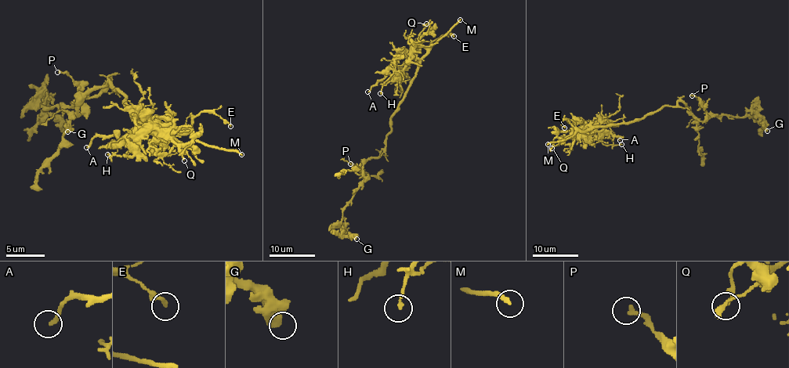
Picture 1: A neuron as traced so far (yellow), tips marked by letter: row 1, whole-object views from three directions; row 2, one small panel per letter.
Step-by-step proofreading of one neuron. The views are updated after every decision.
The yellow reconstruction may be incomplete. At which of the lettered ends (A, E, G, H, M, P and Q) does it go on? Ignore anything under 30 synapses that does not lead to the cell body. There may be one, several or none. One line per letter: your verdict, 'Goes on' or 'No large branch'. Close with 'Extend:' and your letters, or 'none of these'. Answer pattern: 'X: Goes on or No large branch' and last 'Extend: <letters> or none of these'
A: No large branch
E: No large branch
G: No large branch
H: No large branch
M: Goes on
P: No large branch
Q: No large branch
Extend: M

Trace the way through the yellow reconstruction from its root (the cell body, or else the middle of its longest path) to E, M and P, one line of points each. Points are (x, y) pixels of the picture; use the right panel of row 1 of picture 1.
E: (662, 106), (627, 123), (608, 124), (579, 131), (566, 119), (563, 119), (564, 128)
M: (662, 106), (638, 119), (577, 131), (568, 138), (551, 141), (548, 144)
P: (662, 106), (675, 106), (681, 101), (695, 117), (703, 120), (707, 117), (707, 111), (703, 104), (692, 95)

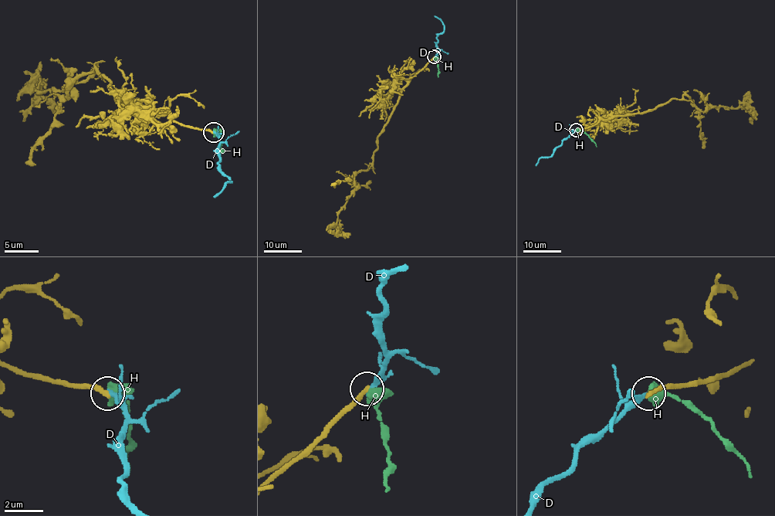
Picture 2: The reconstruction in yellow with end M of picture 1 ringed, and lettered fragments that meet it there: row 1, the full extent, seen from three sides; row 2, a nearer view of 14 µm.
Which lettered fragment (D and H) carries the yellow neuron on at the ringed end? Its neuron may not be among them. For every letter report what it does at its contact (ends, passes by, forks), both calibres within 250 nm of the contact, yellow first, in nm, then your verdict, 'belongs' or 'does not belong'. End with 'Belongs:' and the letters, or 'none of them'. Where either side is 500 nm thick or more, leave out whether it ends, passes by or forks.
D: it passes by | 240/220 nm | belongs
H: it passes by | 240/440 nm | does not belong
Belongs: D

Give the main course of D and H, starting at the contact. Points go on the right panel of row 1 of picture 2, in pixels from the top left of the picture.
D: (576, 130), (550, 156), (541, 157), (536, 165)
H: (577, 130), (583, 131), (597, 147)

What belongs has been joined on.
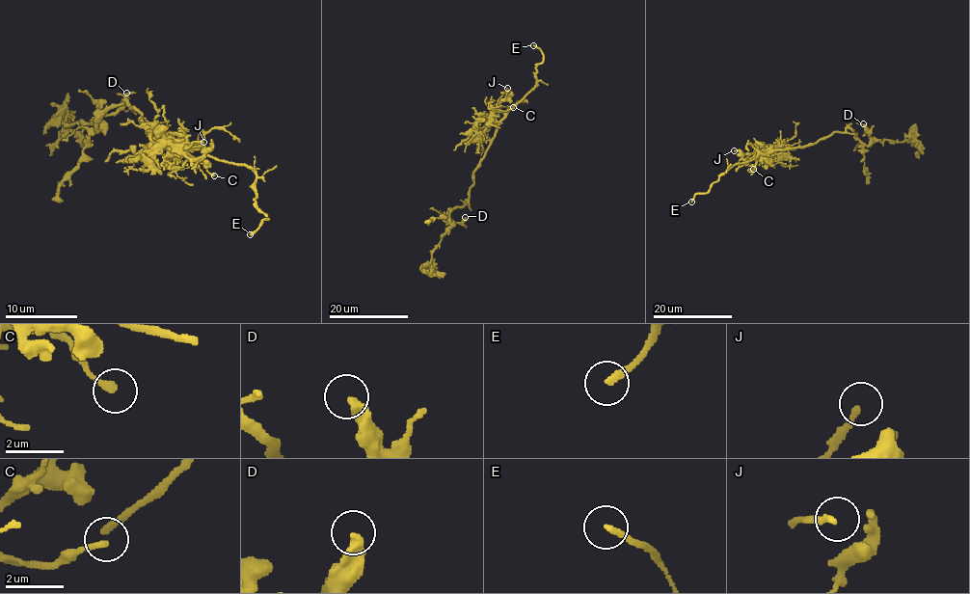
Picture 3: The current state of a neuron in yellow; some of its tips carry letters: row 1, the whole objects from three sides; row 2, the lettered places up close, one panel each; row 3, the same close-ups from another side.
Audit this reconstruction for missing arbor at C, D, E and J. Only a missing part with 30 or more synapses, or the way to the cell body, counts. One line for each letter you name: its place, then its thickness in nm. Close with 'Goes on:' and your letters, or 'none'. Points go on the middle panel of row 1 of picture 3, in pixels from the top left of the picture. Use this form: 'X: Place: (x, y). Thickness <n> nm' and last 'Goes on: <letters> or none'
E: Place: (533, 45). Thickness 220 nm
Goes on: E

